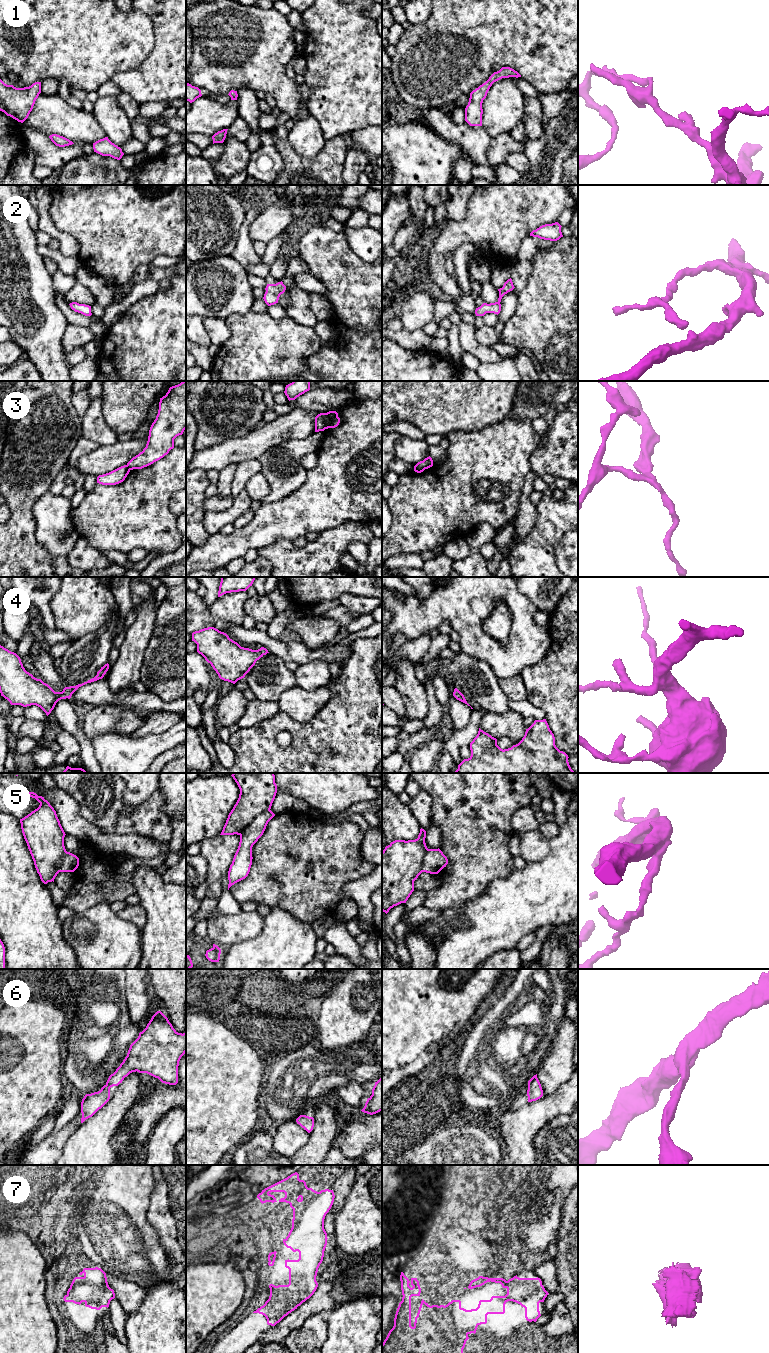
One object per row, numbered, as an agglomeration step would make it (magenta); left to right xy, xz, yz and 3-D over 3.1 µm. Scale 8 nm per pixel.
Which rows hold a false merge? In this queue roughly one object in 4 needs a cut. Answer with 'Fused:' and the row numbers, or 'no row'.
Fused: 3

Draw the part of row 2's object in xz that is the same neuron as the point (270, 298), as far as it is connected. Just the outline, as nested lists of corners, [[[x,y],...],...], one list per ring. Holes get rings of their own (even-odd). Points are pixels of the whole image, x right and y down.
[[[281,281],[276,284],[267,284],[265,290],[263,299],[268,306],[271,306],[278,303],[280,295],[286,290],[286,286]]]

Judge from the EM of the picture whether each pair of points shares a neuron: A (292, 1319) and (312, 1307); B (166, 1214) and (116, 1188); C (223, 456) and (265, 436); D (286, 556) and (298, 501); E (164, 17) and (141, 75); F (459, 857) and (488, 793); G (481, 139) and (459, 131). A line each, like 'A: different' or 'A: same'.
A: same
B: different
C: same
D: different
E: same
F: same
G: same

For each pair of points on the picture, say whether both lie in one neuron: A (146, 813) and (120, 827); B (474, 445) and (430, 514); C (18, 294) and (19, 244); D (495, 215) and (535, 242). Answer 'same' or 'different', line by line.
A: same
B: same
C: same
D: different

